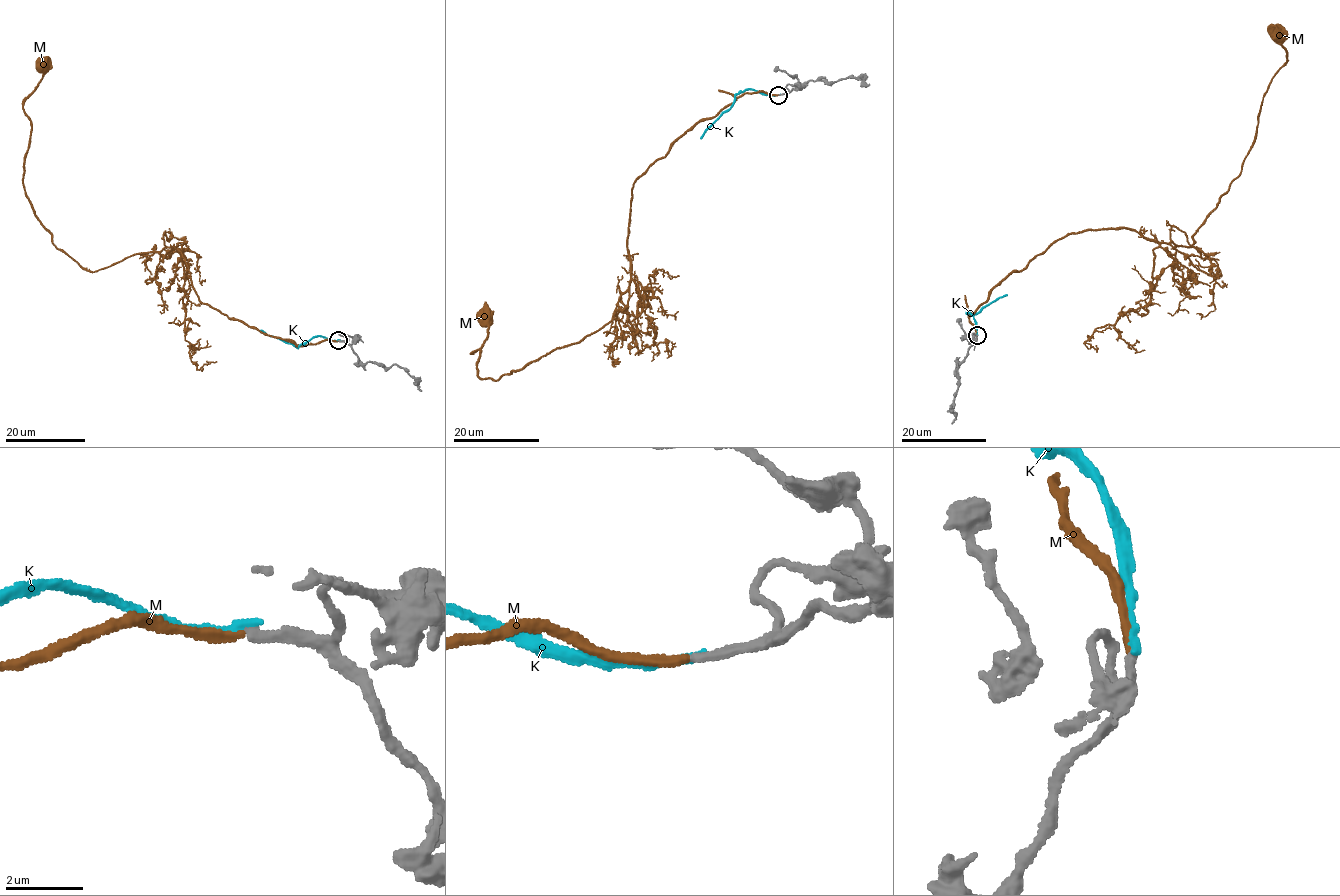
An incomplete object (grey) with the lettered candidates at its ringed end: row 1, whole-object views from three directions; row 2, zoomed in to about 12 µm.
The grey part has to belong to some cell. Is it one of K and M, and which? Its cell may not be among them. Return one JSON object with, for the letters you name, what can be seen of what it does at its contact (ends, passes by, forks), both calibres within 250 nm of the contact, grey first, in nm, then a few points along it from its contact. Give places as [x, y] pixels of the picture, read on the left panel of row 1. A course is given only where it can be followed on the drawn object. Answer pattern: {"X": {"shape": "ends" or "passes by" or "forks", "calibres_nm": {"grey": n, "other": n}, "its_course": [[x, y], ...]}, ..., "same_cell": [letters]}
{"M": {"shape": "ends", "calibres_nm": {"grey": 280, "other": 240}, "its_course": [[339, 340], [300, 345], [202, 302], [175, 247], [89, 272], [58, 249], [24, 189], [23, 104], [45, 65]]}, "same_cell": ["M"]}

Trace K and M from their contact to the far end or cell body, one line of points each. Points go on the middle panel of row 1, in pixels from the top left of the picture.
K: (780, 95), (749, 89), (735, 95), (729, 108), (700, 138)
M: (778, 94), (737, 97), (633, 182), (630, 282), (609, 322), (494, 380), (471, 353), (486, 315)

